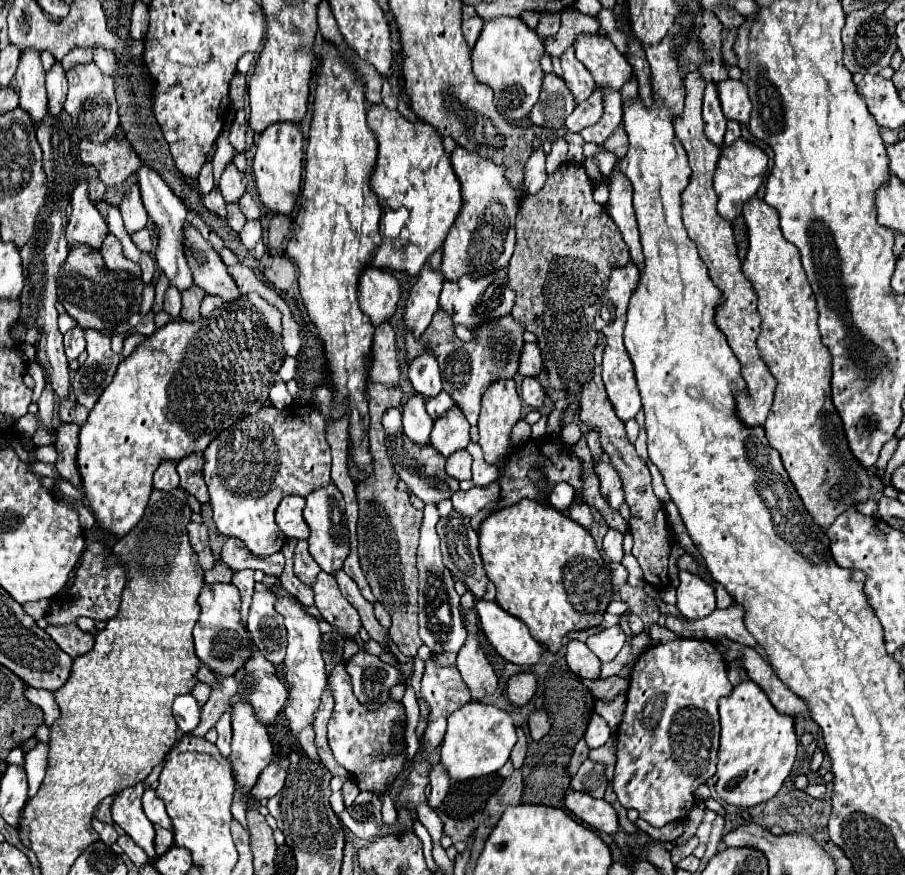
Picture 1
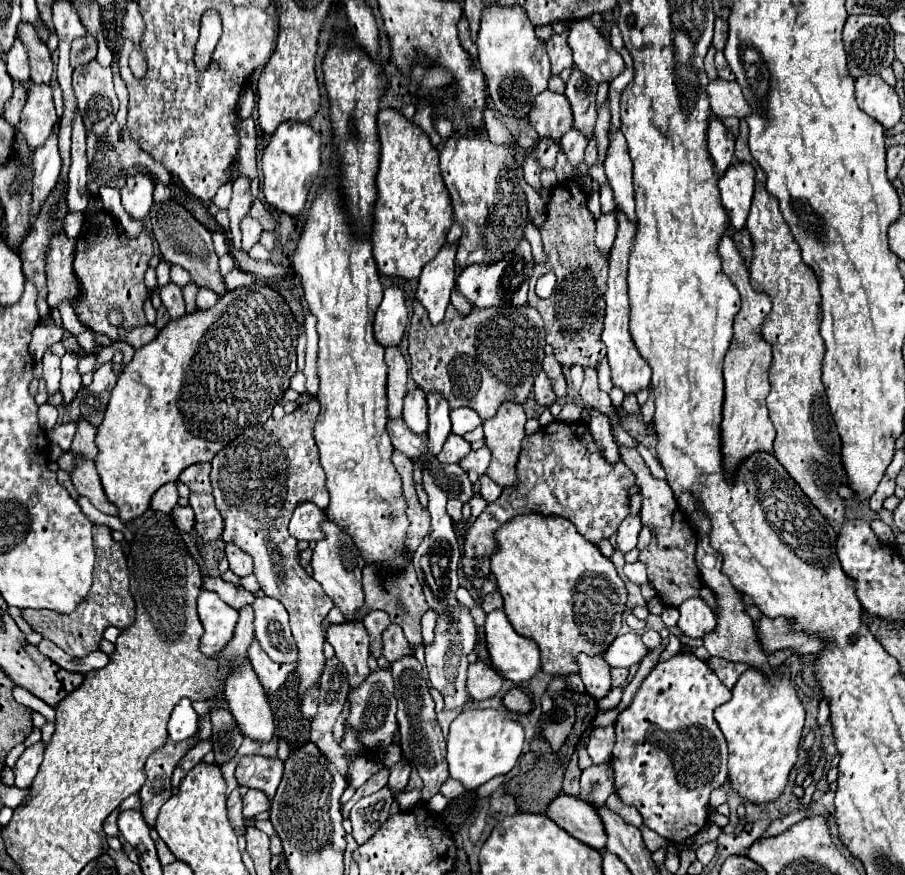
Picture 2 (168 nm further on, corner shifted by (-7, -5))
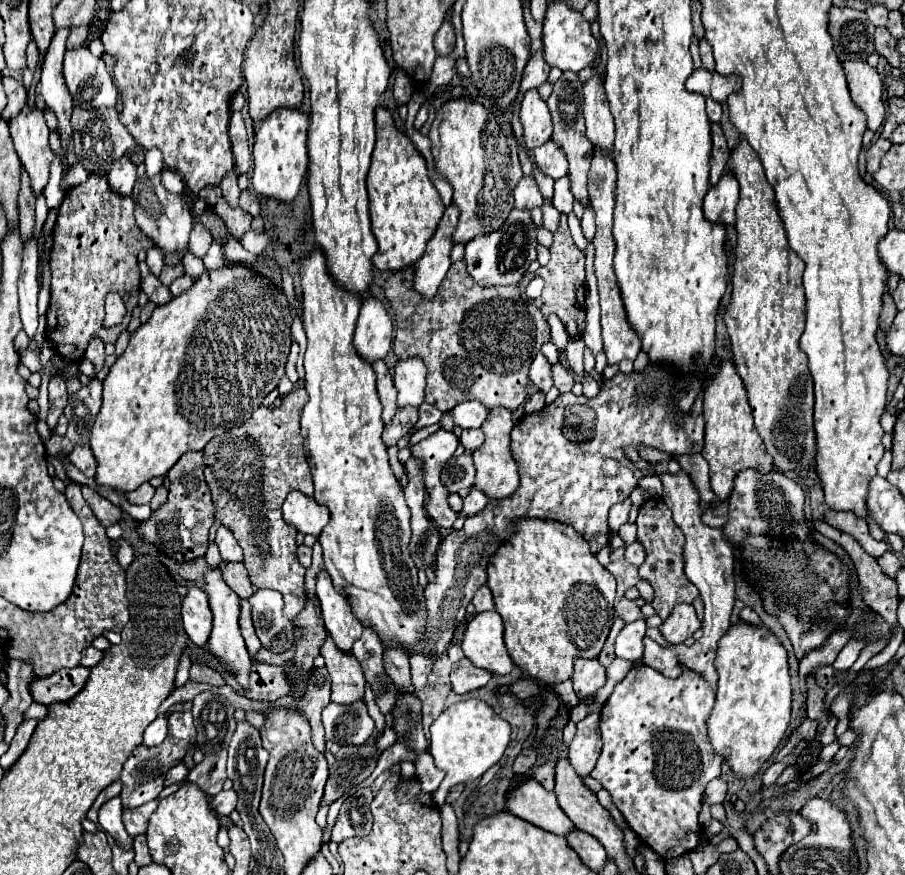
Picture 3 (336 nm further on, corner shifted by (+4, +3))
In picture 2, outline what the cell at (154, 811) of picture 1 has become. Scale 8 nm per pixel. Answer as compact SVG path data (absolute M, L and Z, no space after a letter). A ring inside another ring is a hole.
M191 736L183 742L165 742L159 750L155 750L147 758L145 762L147 780L139 790L139 798L143 804L143 818L147 824L155 824L159 808L171 798L173 770L195 744L197 736Z

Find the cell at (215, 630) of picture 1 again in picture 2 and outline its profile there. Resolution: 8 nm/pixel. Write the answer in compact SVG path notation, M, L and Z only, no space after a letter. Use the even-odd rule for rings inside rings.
M209 590L199 594L197 610L205 630L201 636L201 652L205 656L217 656L231 640L239 612Z

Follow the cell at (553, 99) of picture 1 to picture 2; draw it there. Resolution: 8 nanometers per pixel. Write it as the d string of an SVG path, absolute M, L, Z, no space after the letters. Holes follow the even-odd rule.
M545 90L535 98L529 112L529 122L537 130L539 138L559 142L561 136L573 126L571 106L563 94Z

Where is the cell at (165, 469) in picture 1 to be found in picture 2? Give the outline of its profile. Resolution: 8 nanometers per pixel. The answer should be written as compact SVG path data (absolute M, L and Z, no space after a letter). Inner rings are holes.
M171 482L171 484L167 484L167 486L161 486L155 494L153 494L153 498L151 498L151 508L153 510L157 510L157 512L171 512L171 508L177 504L177 500L179 500L179 494L177 494L177 486L175 486L175 482Z

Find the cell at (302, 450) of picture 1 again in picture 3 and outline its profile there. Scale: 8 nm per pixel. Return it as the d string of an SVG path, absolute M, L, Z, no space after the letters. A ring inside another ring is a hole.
M294 388L290 394L282 398L280 408L260 406L256 412L252 412L250 420L246 420L238 428L232 428L212 438L204 448L204 476L214 500L216 520L220 520L222 526L226 526L242 546L244 550L242 564L248 570L248 578L252 586L272 588L284 596L284 616L288 620L294 620L300 614L300 610L306 606L306 594L304 594L306 570L296 560L296 542L294 542L296 530L288 526L282 516L282 504L288 492L298 490L307 496L314 495L312 474L300 436L300 412L306 402L308 402L306 390Z

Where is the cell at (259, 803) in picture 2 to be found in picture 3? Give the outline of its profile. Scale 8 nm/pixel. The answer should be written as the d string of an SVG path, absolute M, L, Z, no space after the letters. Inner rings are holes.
M222 790L220 794L214 796L214 800L212 800L210 806L212 806L218 814L228 816L230 812L234 812L236 804L238 804L238 794L236 794L236 790Z

